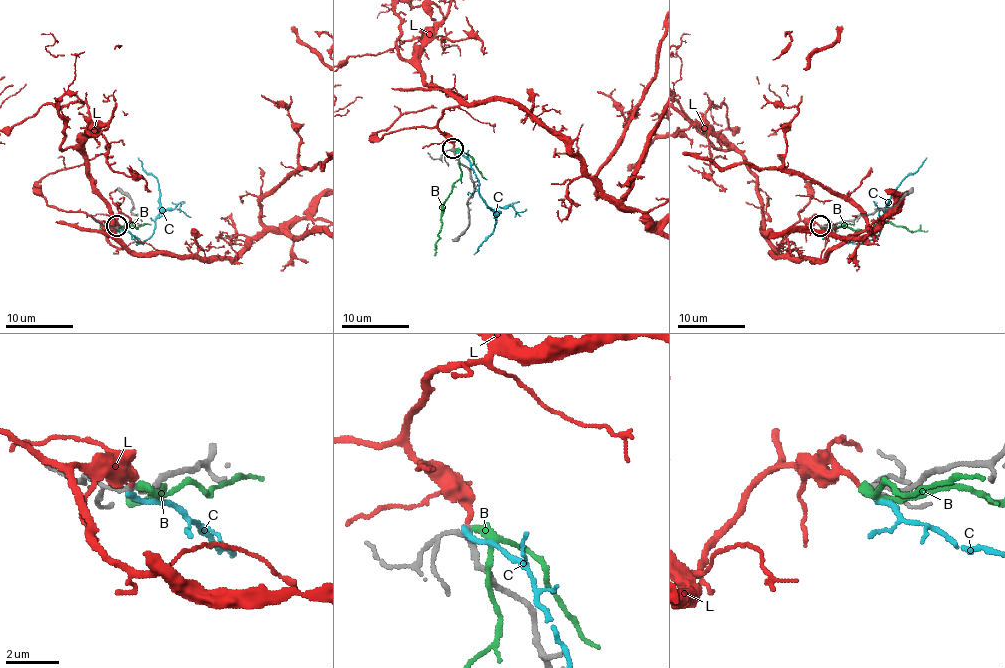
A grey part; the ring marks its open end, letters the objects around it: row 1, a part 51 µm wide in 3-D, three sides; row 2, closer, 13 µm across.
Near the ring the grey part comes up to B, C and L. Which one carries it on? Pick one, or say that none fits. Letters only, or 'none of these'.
L

